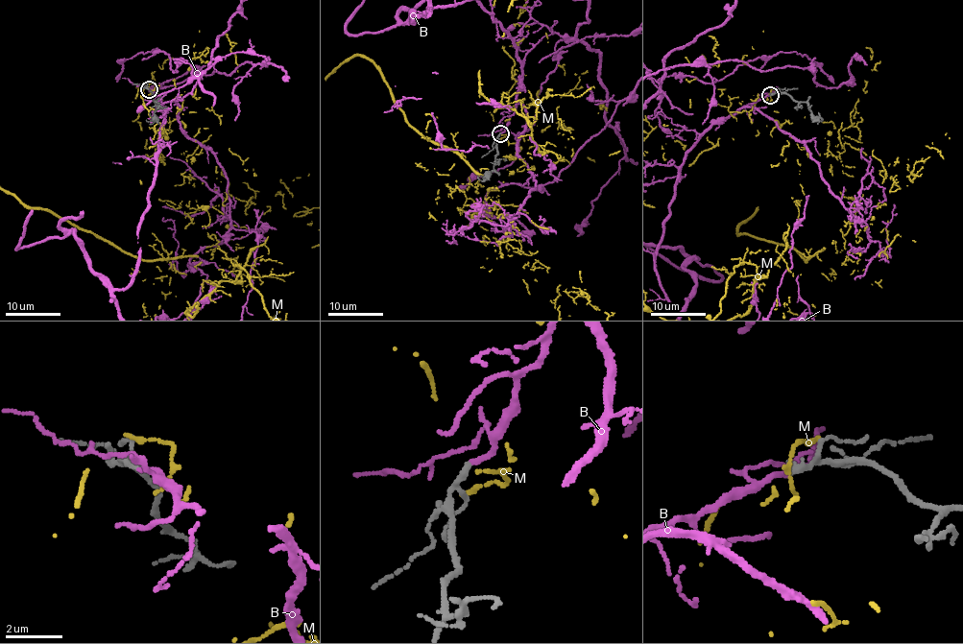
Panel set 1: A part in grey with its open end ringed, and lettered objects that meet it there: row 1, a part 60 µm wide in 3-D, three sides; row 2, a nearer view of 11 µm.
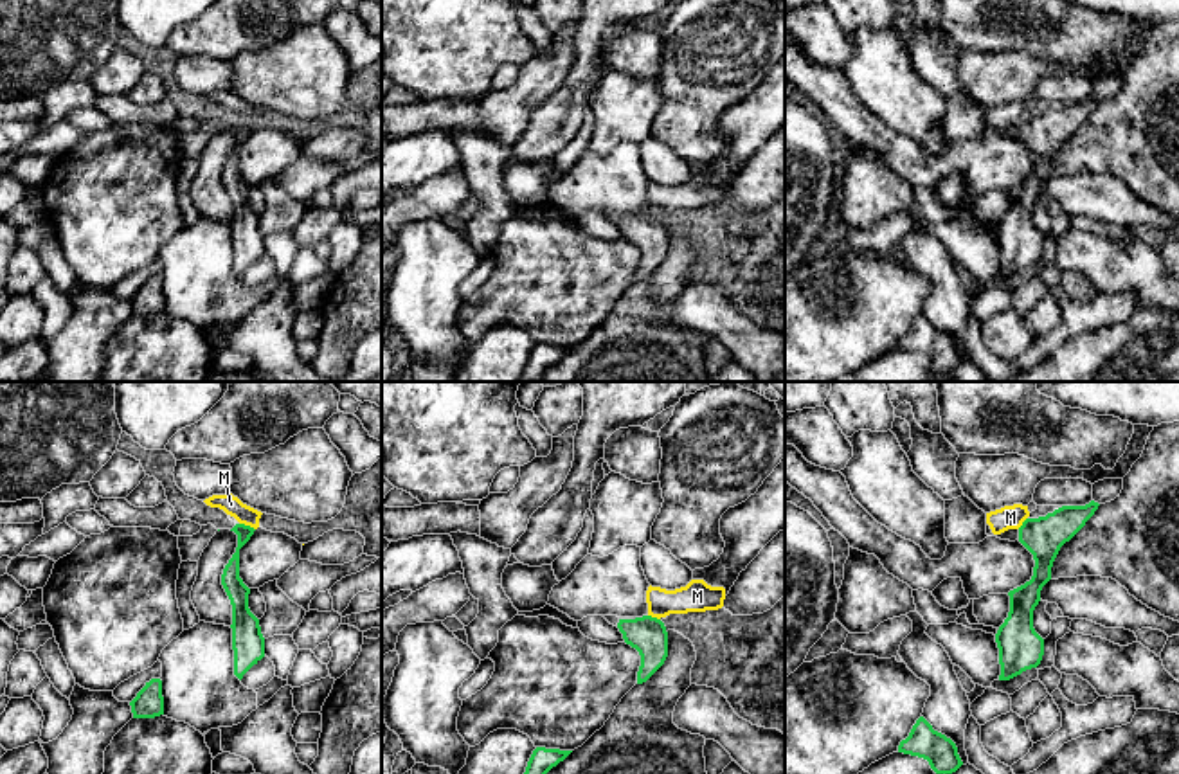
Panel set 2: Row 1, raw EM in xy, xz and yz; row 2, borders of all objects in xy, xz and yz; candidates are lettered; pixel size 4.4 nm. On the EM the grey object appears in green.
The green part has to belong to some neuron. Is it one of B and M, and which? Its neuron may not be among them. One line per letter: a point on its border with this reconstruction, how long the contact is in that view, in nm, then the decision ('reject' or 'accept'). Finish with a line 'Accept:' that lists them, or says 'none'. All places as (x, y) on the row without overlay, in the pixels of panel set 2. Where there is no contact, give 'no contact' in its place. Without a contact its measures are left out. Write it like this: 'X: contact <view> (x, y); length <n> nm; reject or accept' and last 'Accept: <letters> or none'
B: no contact; accept
M: contact xy (247, 123); length 80 nm; reject
Accept: B

